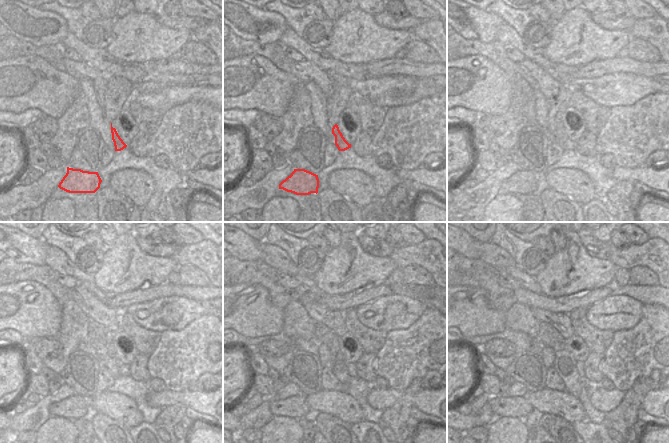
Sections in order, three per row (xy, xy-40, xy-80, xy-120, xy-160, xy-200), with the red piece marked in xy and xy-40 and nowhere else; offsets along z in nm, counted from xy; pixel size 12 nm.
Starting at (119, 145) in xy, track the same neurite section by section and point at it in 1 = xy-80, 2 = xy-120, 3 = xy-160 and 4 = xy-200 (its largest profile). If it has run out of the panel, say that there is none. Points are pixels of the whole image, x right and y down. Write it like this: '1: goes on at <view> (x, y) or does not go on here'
1: goes on at xy-80 (560, 137)
2: goes on at xy-120 (111, 349)
3: goes on at xy-160 (322, 334)
4: goes on at xy-200 (548, 335)

